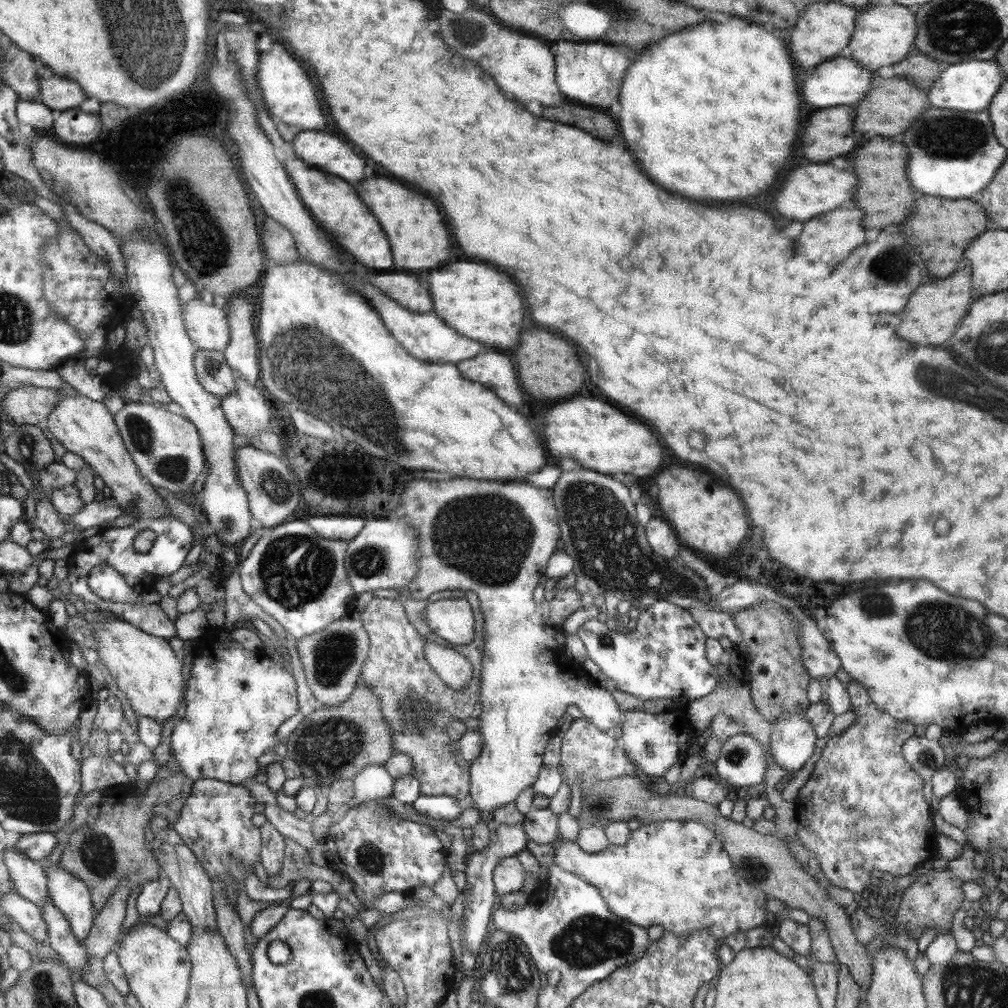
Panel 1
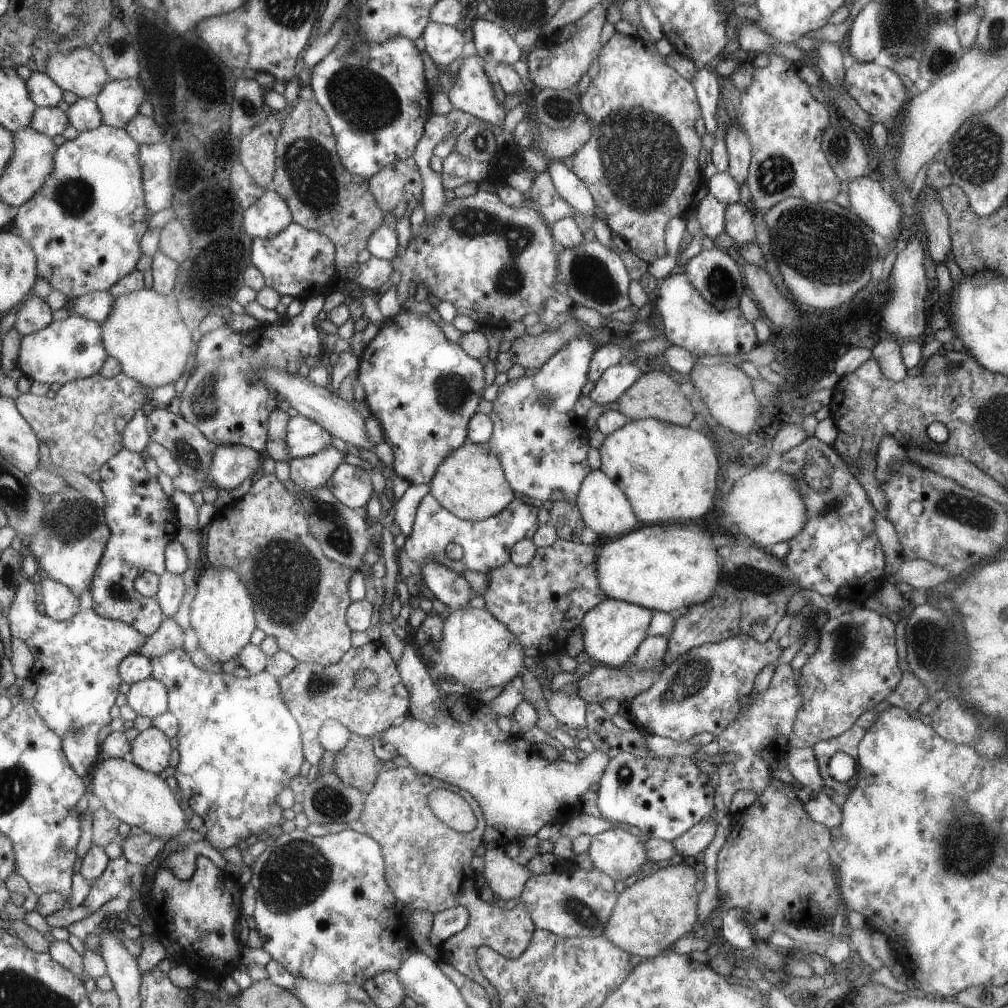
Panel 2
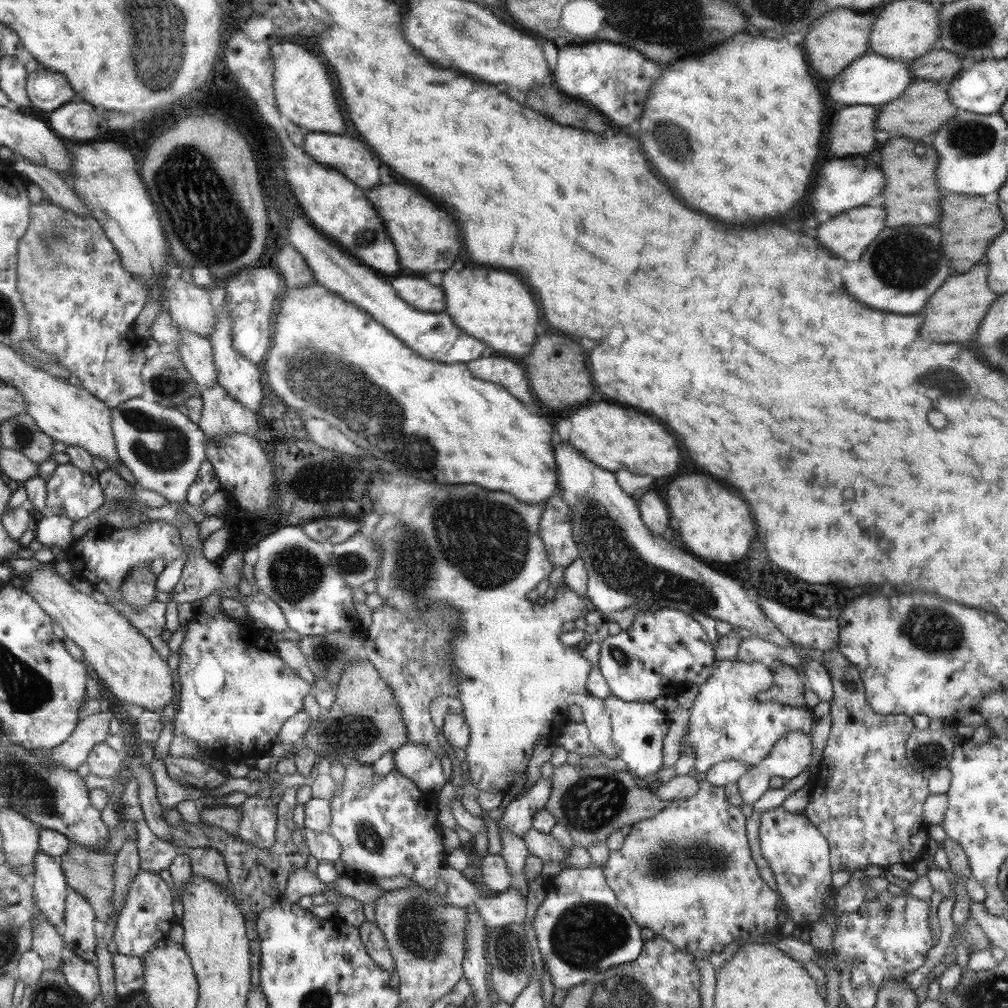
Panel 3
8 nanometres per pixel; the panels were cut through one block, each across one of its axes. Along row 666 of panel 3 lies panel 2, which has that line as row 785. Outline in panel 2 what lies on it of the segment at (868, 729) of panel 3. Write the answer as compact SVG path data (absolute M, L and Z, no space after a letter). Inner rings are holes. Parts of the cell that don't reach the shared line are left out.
M875 708L867 709L865 713L858 717L858 720L851 725L850 729L838 734L837 736L817 741L810 747L814 751L814 757L817 759L818 770L821 772L822 781L829 786L840 796L847 796L851 789L856 785L854 778L846 780L845 782L835 782L829 776L827 770L827 762L835 752L844 752L848 754L853 760L858 757L858 742L865 736L867 729L874 724L874 720L878 717L879 710Z

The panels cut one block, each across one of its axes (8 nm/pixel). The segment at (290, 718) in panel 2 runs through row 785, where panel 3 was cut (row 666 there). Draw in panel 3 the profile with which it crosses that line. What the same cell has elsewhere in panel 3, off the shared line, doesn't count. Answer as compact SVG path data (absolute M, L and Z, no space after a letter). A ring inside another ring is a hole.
M218 607L217 610L219 611L215 615L210 616L199 613L197 609L194 609L192 617L184 625L185 632L178 650L179 664L177 667L177 676L179 678L179 703L177 704L177 713L173 718L173 736L183 736L194 742L198 747L199 755L207 755L222 760L224 752L225 754L235 754L235 752L239 752L239 754L250 754L252 762L254 758L268 754L283 722L285 722L287 718L299 713L299 710L301 710L301 700L303 700L303 696L307 696L307 694L311 692L311 686L309 686L305 680L297 678L297 674L295 674L291 668L287 668L285 662L281 662L279 656L275 656L275 654L251 654L249 642L247 642L245 634L241 632L241 628L239 628L231 618L227 618L227 616L223 614L221 607Z

